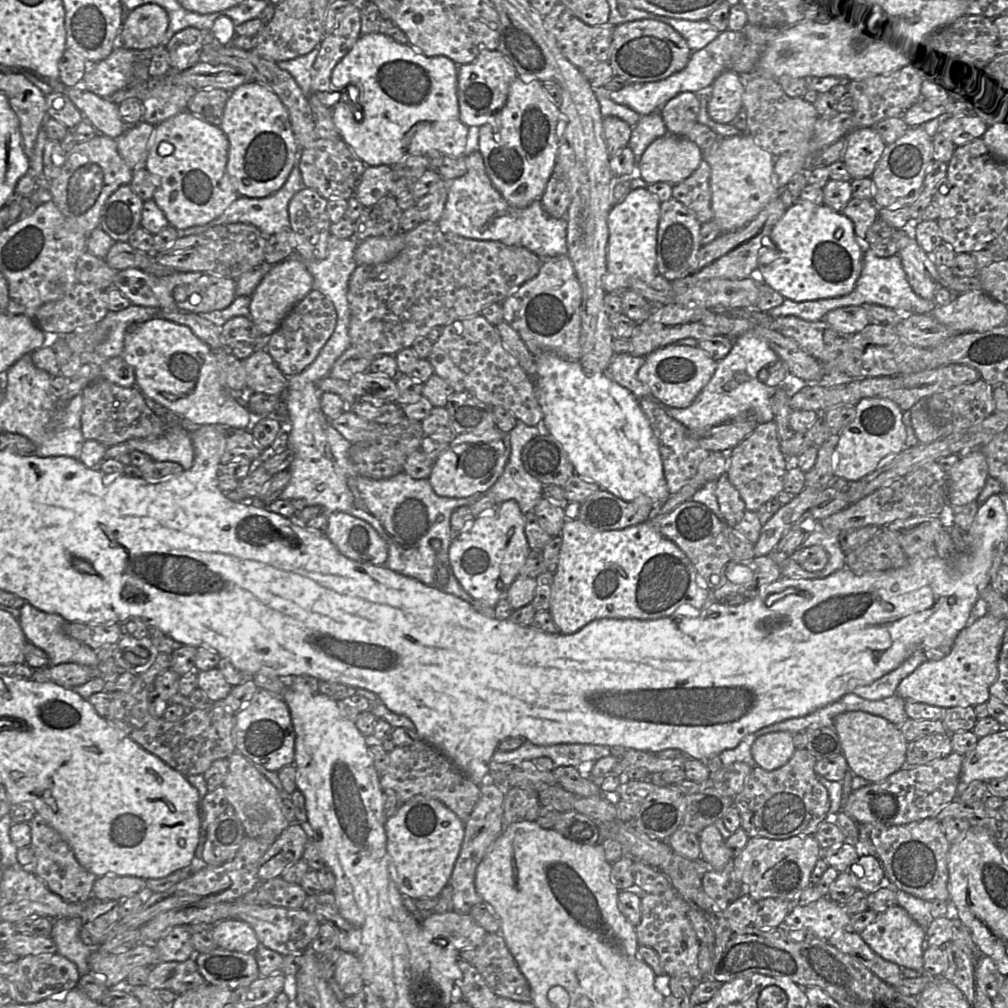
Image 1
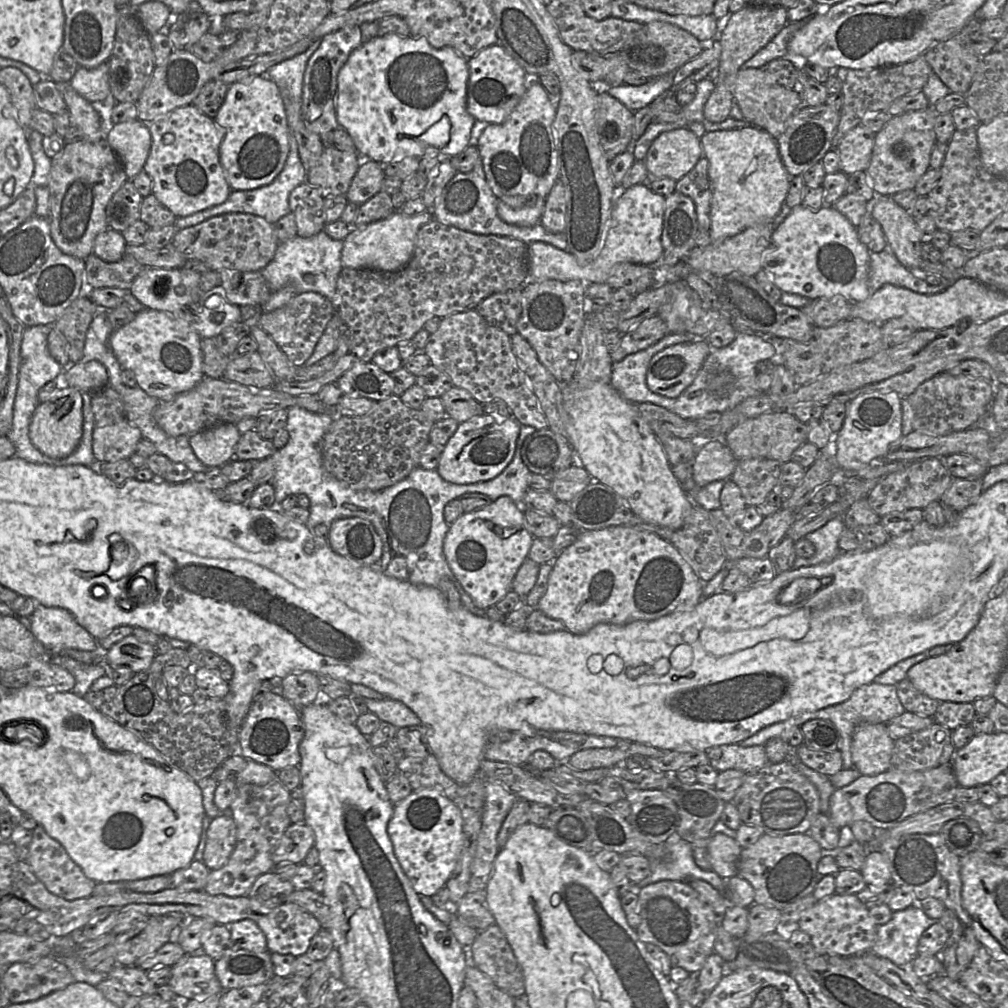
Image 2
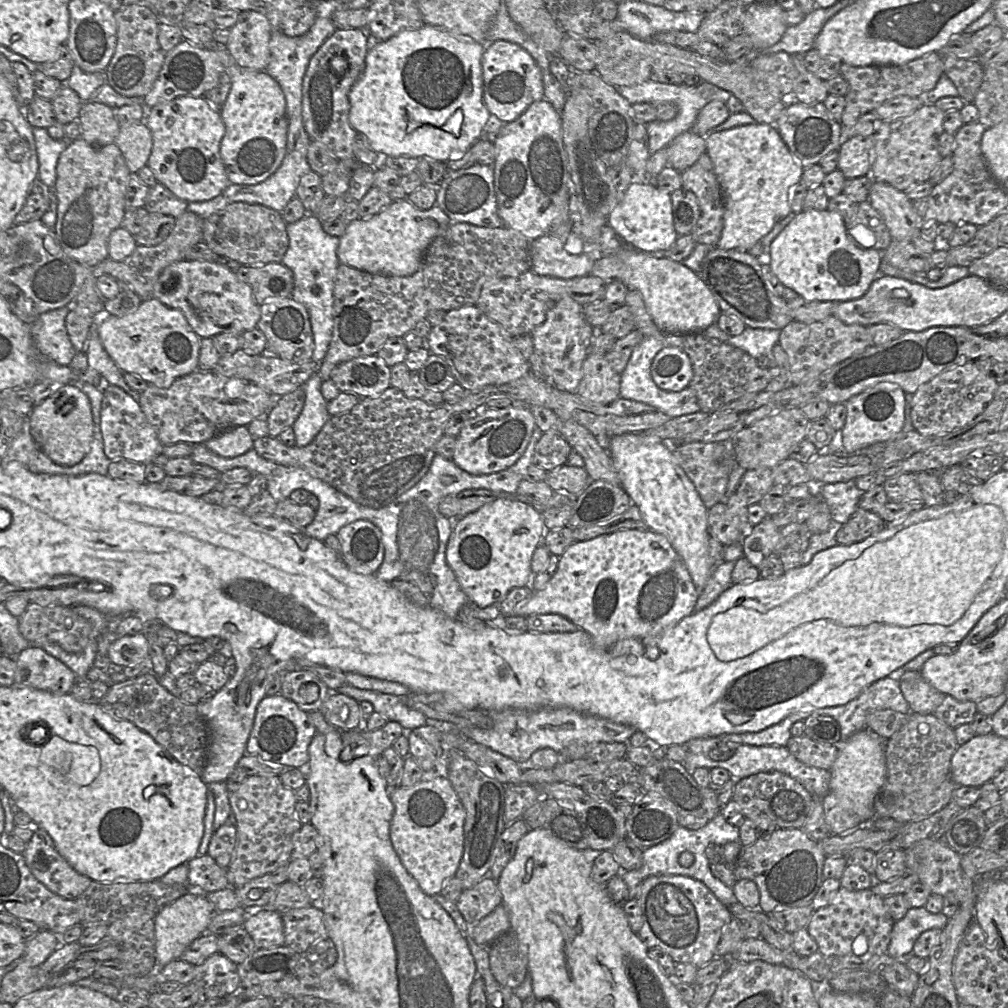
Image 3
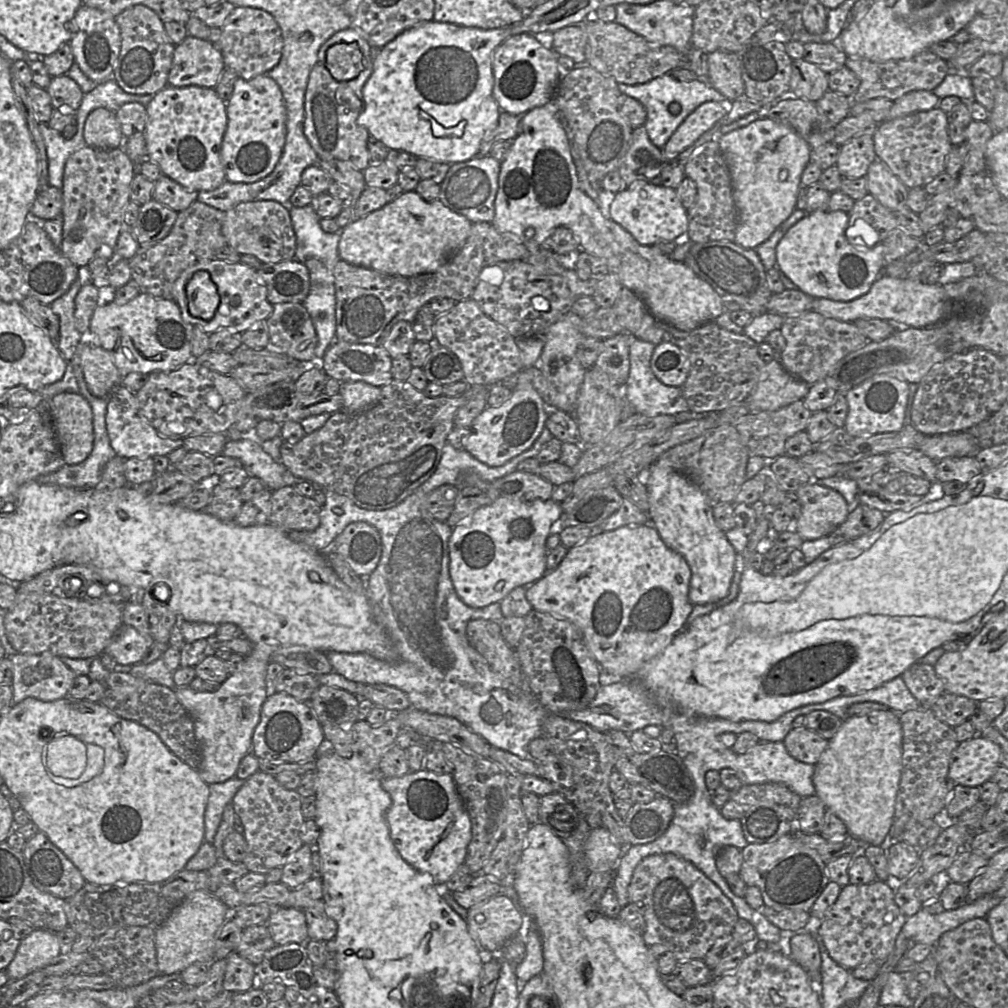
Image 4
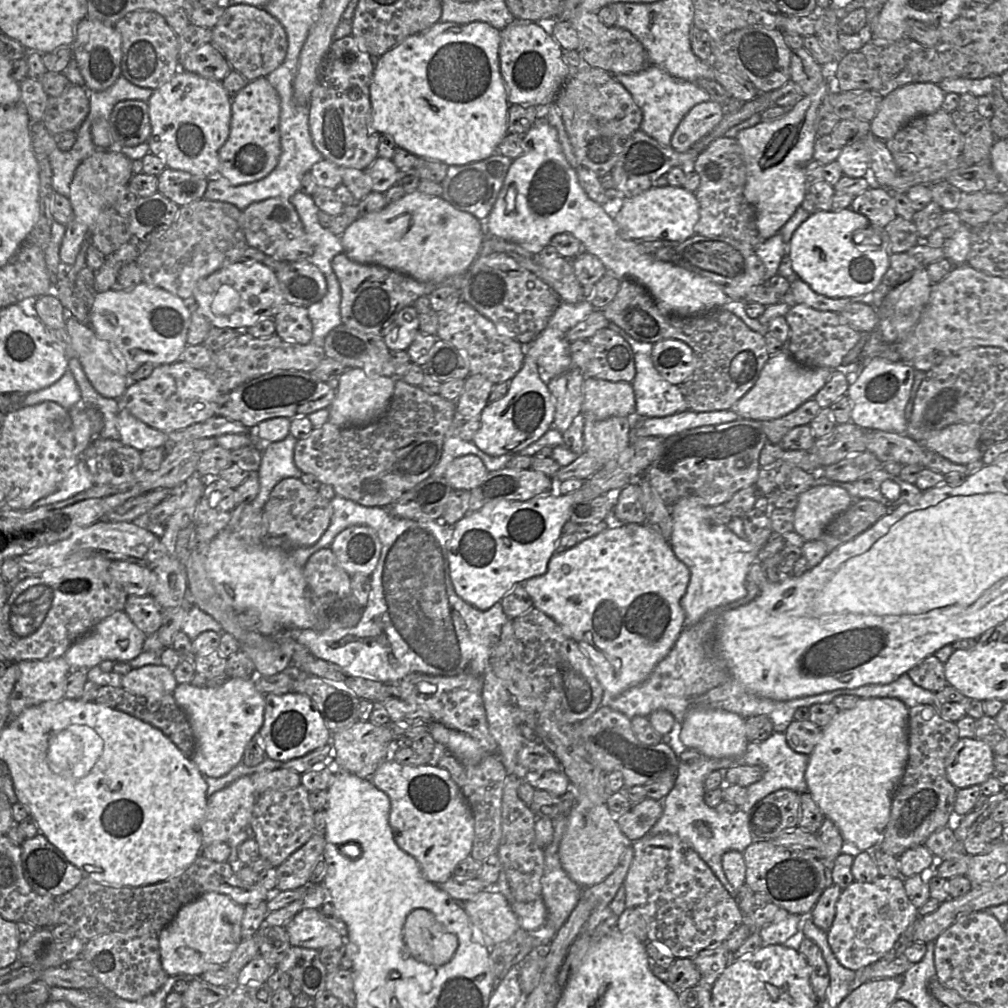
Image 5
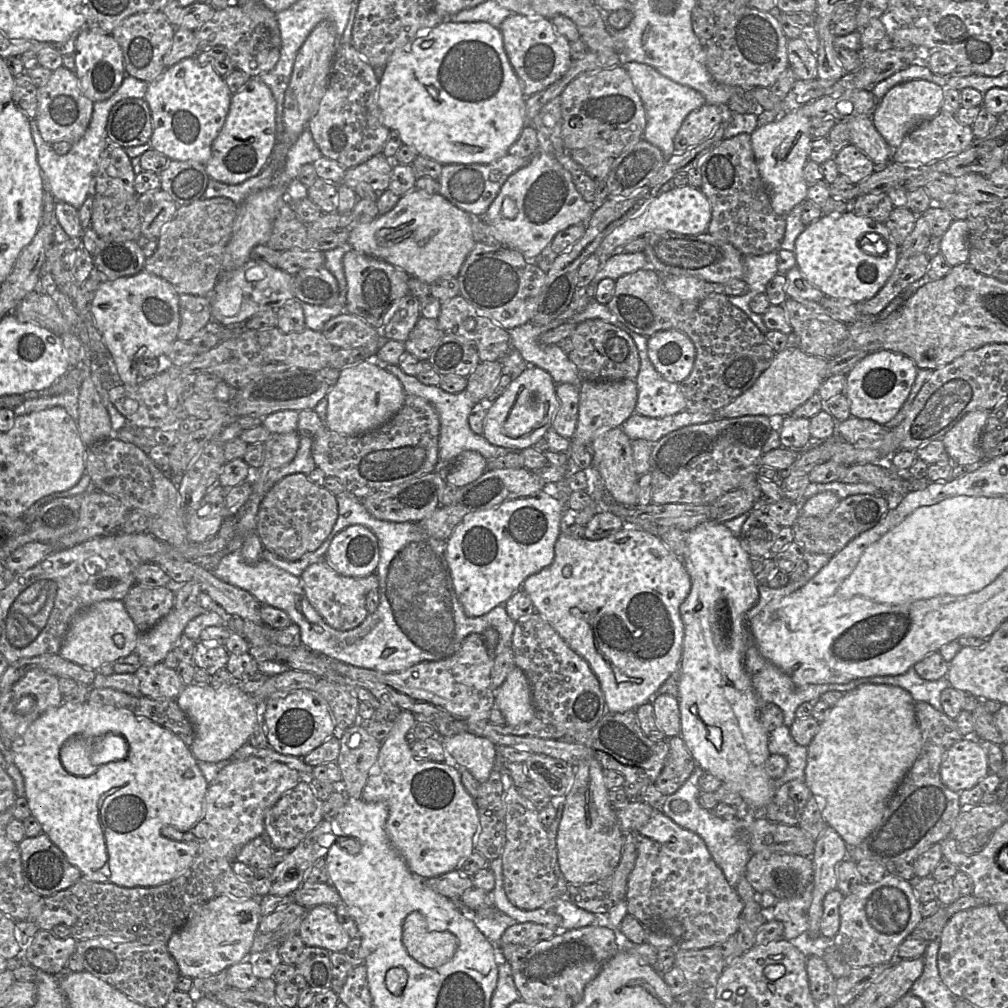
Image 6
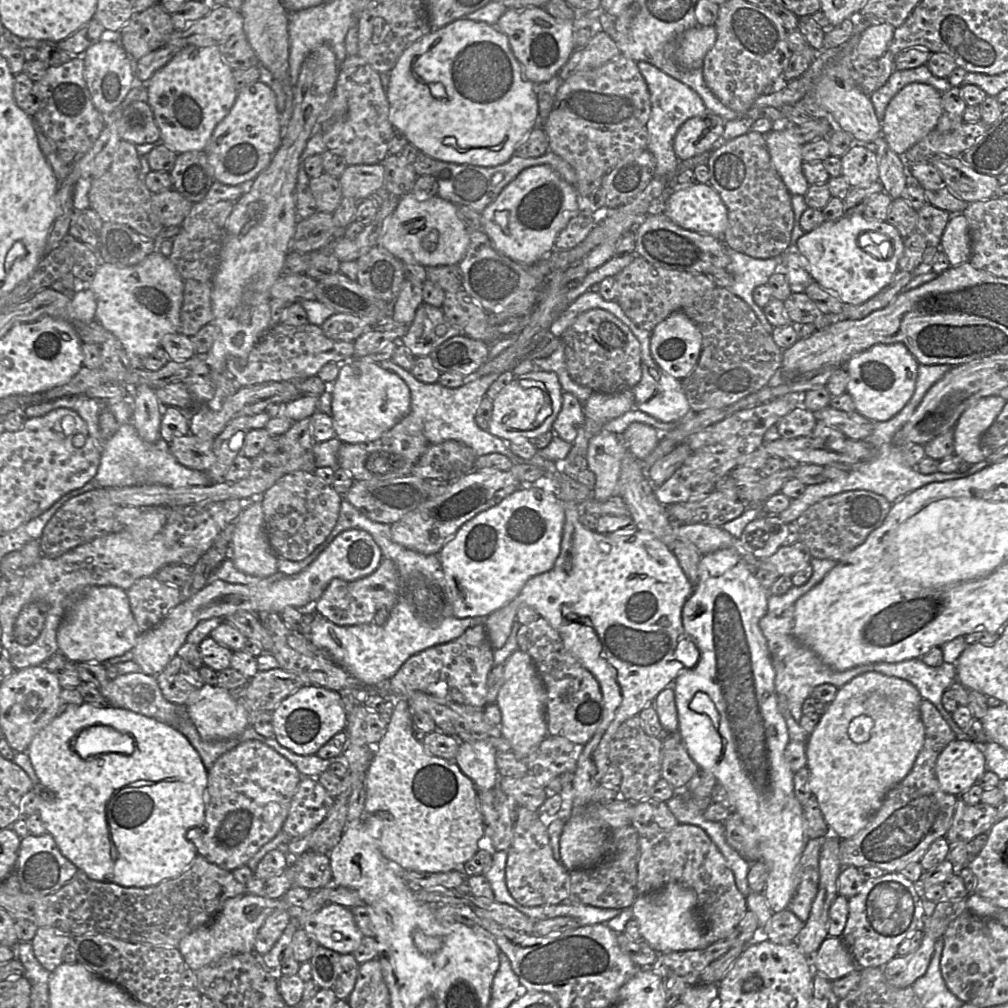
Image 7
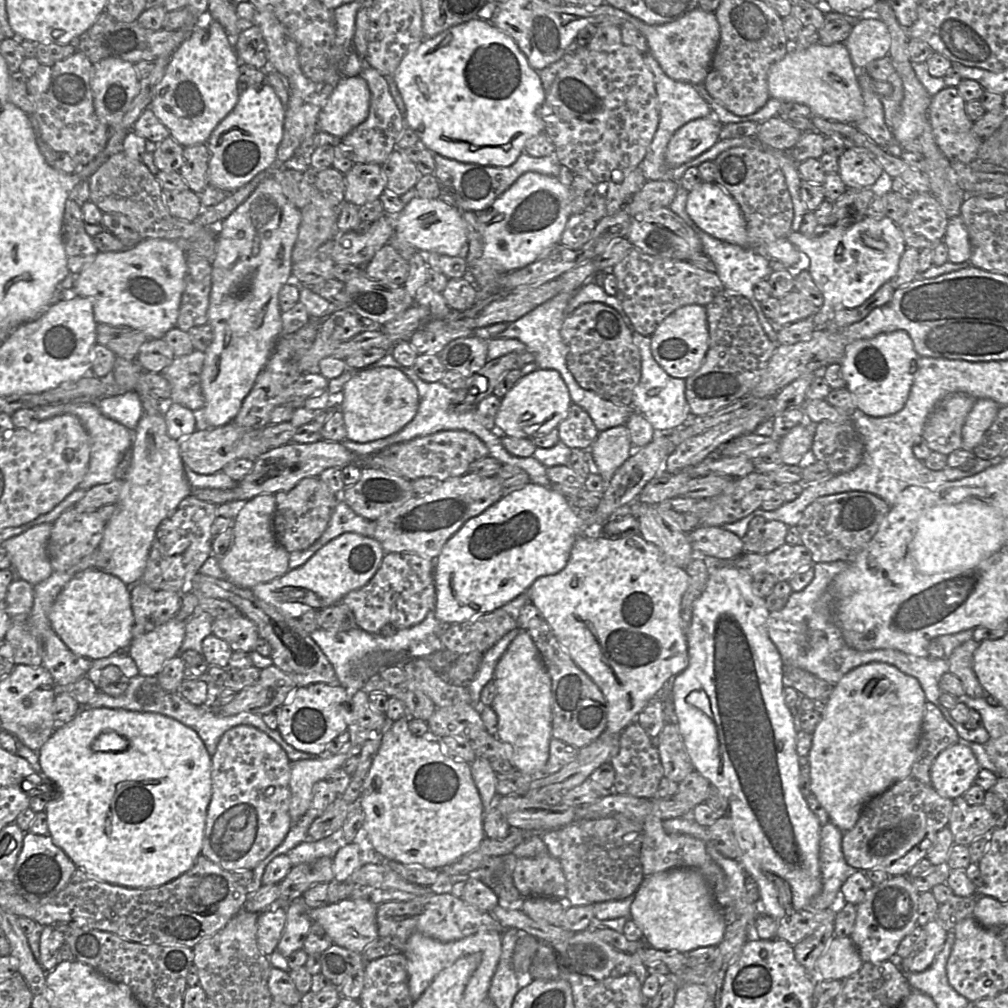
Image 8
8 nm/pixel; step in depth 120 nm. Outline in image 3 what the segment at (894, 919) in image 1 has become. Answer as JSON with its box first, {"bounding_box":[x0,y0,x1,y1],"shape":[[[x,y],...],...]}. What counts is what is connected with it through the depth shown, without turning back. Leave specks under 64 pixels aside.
{"bounding_box":[887,906,948,959],"shape":[[[924,906],[909,908],[905,916],[893,925],[887,954],[895,959],[905,959],[913,955],[917,938],[927,930],[943,929],[948,920],[942,912],[933,914]]]}

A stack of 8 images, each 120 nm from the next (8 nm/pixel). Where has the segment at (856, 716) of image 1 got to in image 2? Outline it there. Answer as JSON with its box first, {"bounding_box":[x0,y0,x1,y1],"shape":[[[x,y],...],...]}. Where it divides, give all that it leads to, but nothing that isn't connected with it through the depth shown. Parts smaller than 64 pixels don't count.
{"bounding_box":[852,723,894,776],"shape":[[[863,723],[852,736],[853,768],[861,776],[876,776],[890,770],[894,740],[885,724]]]}

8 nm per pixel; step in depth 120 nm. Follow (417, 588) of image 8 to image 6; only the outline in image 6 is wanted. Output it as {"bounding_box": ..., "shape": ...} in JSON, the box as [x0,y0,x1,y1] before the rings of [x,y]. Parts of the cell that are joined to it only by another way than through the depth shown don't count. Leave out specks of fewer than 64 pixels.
{"bounding_box":[301,558,378,631],"shape":[[[325,558],[308,566],[301,575],[306,596],[324,621],[332,628],[347,631],[358,627],[368,616],[366,596],[378,588],[376,574],[365,577],[347,577],[337,573]]]}

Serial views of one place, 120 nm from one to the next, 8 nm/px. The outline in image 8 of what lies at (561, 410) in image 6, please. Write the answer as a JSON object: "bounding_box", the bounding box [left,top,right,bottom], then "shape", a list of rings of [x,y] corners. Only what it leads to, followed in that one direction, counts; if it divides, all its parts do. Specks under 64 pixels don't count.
{"bounding_box":[557,403,599,450],"shape":[[[574,403],[557,429],[560,441],[572,450],[588,450],[599,434],[588,413]]]}

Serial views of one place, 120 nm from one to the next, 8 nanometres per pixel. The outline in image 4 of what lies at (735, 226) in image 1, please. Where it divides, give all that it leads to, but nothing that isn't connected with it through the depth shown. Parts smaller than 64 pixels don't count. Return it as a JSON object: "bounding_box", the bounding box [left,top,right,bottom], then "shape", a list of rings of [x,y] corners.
{"bounding_box":[718,118,811,249],"shape":[[[768,118],[723,134],[718,143],[730,172],[738,212],[734,243],[755,249],[796,209],[801,176],[811,161],[811,148],[792,127]]]}

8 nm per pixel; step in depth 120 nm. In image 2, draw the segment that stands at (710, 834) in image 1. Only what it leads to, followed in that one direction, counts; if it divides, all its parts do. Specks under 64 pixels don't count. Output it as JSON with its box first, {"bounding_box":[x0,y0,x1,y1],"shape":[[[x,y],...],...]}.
{"bounding_box":[706,833,742,881],"shape":[[[717,833],[708,839],[706,847],[713,872],[725,881],[737,875],[737,864],[742,848],[724,834]]]}

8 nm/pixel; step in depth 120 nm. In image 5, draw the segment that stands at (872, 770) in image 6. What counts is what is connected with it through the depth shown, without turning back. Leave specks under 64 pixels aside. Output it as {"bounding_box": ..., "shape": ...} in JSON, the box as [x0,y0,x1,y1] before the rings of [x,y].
{"bounding_box":[805,697,909,851],"shape":[[[890,697],[860,698],[853,708],[838,711],[831,722],[821,730],[821,736],[809,755],[805,771],[808,793],[812,796],[825,818],[829,818],[838,827],[847,848],[860,851],[873,851],[880,843],[890,819],[894,794],[900,784],[908,761],[909,708],[899,699]]]}

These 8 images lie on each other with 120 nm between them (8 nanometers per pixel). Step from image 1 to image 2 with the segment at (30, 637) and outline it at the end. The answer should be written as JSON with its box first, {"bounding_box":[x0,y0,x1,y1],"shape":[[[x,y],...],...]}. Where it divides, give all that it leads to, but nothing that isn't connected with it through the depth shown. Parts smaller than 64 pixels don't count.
{"bounding_box":[30,605,99,654],"shape":[[[37,605],[30,616],[30,631],[50,654],[59,654],[64,649],[94,651],[99,649],[98,641],[62,608]]]}

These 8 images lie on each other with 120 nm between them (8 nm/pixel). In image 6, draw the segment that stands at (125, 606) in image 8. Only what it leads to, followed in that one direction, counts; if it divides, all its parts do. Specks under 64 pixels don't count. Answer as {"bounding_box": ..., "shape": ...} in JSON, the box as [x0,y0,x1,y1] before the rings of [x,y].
{"bounding_box":[59,600,140,670],"shape":[[[104,600],[79,611],[69,626],[59,655],[82,667],[98,670],[135,652],[140,632],[121,600]]]}

